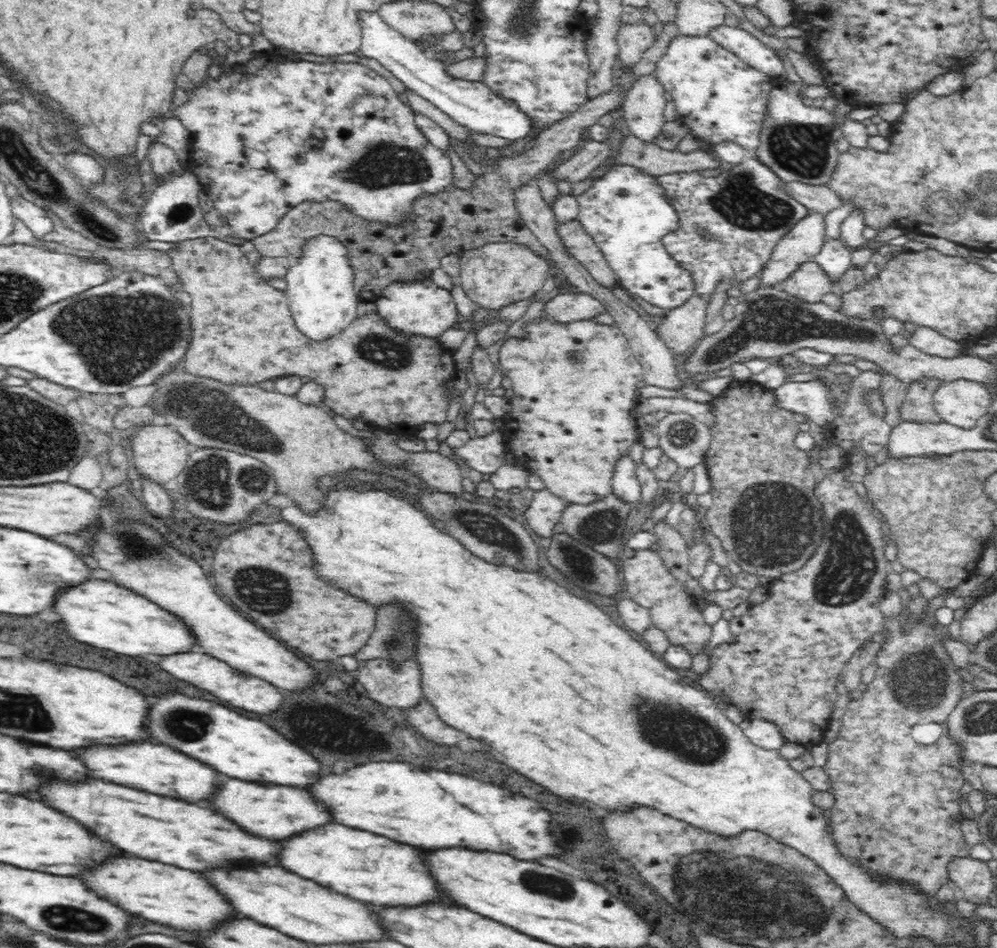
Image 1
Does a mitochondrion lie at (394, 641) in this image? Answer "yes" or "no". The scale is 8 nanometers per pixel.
yes

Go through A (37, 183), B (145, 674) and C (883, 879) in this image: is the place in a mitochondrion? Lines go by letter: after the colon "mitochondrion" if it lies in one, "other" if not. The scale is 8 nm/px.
A: mitochondrion
B: other
C: other

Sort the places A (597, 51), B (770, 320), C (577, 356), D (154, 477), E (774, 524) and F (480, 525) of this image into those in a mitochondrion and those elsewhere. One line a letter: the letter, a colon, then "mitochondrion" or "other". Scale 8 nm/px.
A: other
B: mitochondrion
C: mitochondrion
D: other
E: mitochondrion
F: mitochondrion

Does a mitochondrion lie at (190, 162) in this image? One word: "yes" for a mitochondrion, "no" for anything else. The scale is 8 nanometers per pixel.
no

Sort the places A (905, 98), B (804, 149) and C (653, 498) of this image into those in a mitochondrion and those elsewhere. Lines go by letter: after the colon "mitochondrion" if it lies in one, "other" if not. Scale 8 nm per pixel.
A: other
B: mitochondrion
C: other

